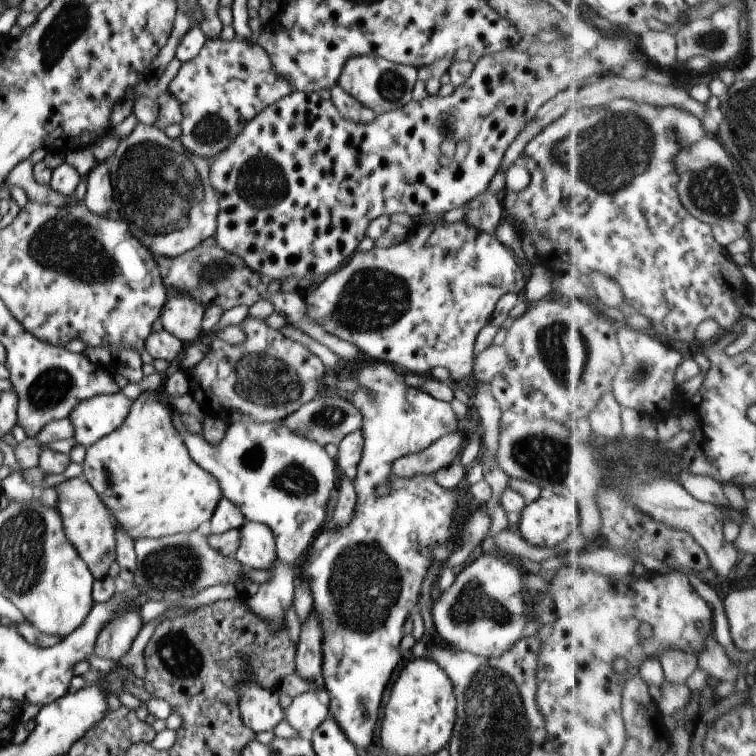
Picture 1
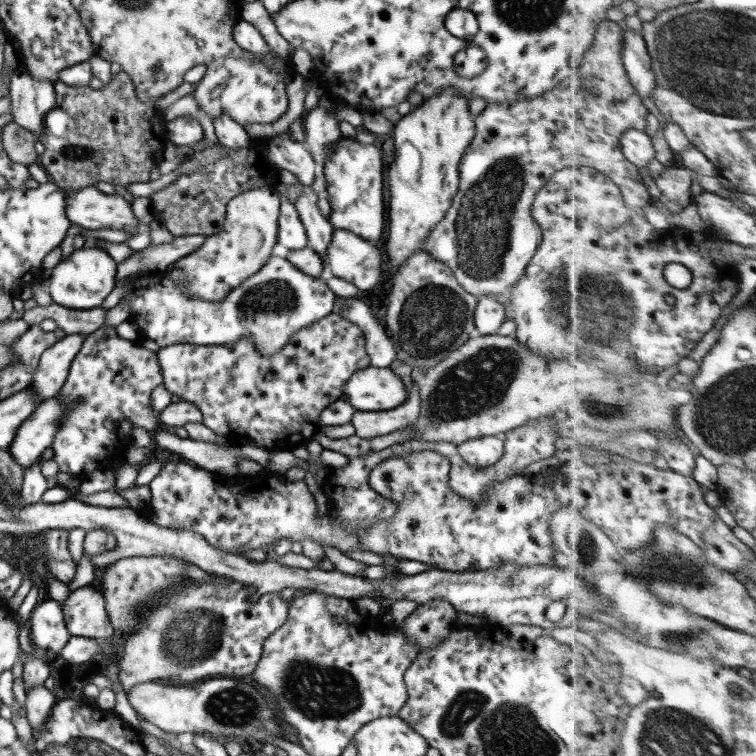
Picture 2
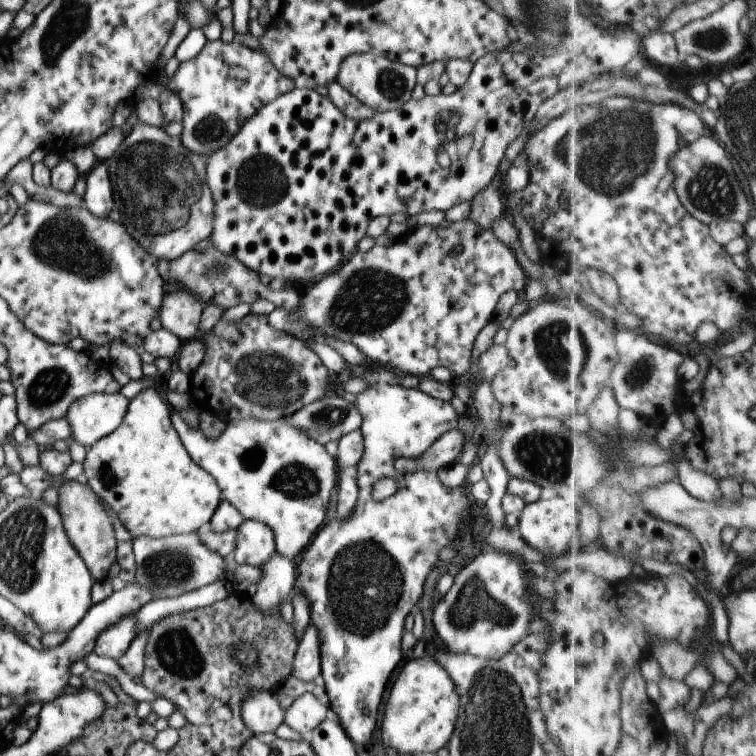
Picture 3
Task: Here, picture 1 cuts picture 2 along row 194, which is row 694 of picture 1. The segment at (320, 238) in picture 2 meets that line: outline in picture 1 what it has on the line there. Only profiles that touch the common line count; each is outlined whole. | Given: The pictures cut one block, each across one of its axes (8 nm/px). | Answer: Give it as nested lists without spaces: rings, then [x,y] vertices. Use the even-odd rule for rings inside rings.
[[[308,690],[293,699],[285,710],[285,719],[300,736],[312,738],[314,730],[330,716],[329,708],[318,699],[316,691]]]

